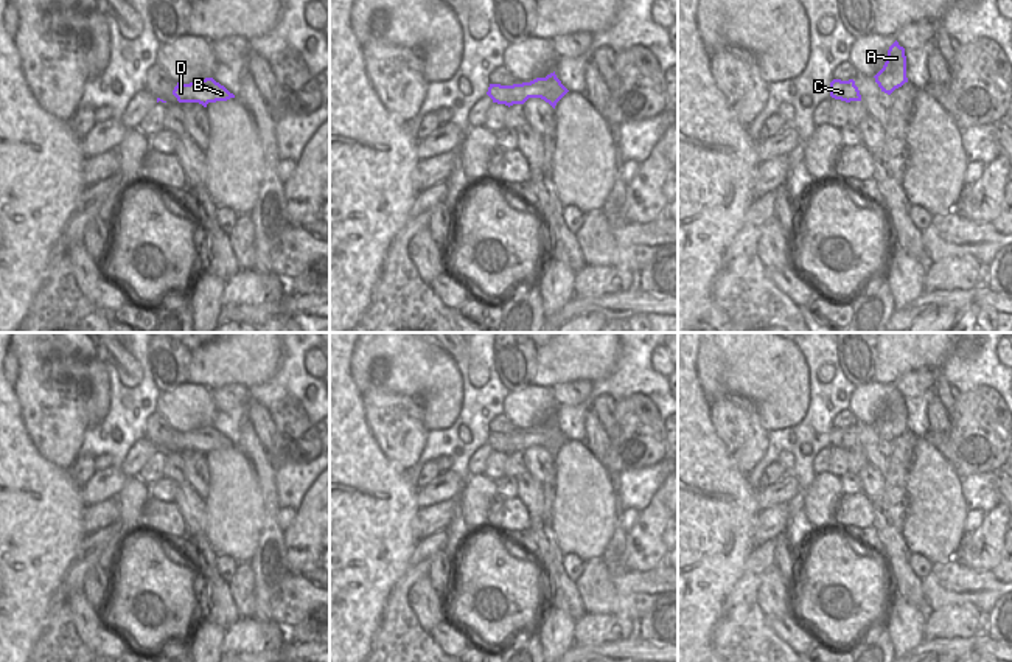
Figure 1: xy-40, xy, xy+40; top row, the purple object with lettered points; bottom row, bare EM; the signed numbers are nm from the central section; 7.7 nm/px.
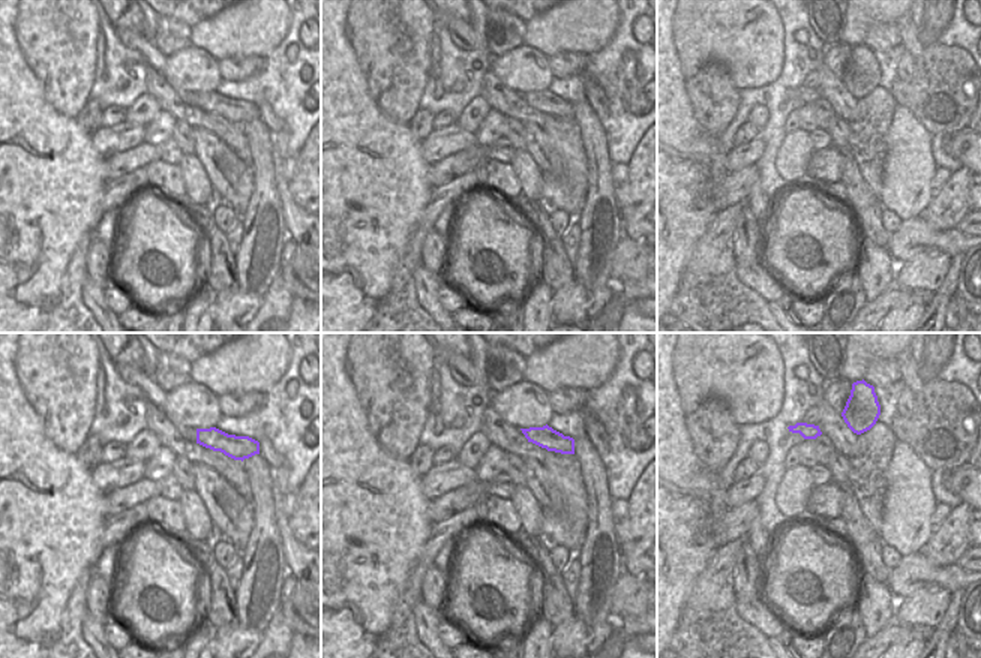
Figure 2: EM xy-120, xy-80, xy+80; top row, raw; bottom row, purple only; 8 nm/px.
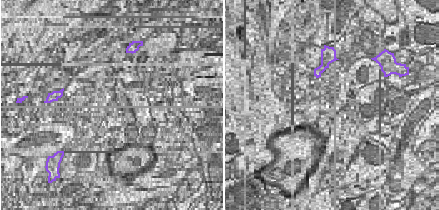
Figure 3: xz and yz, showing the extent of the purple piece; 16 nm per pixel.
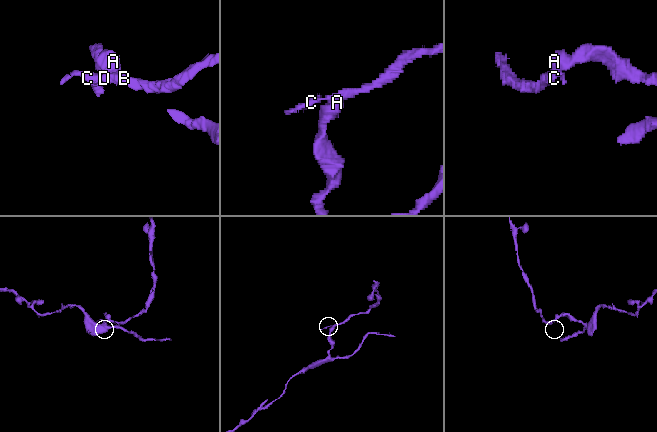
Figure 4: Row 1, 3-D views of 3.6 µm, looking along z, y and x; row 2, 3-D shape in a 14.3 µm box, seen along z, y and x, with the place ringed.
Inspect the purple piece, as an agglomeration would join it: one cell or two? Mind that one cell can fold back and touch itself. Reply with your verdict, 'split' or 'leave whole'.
split

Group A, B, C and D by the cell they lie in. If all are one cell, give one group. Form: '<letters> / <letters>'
A / B C D

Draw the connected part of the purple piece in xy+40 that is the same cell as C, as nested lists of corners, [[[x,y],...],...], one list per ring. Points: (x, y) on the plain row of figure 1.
[[[833,427],[830,430],[830,444],[846,451],[861,449],[860,438],[855,434],[853,427],[849,429]]]

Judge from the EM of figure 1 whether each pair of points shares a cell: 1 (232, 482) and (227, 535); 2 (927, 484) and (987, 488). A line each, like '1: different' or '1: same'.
1: same
2: different

